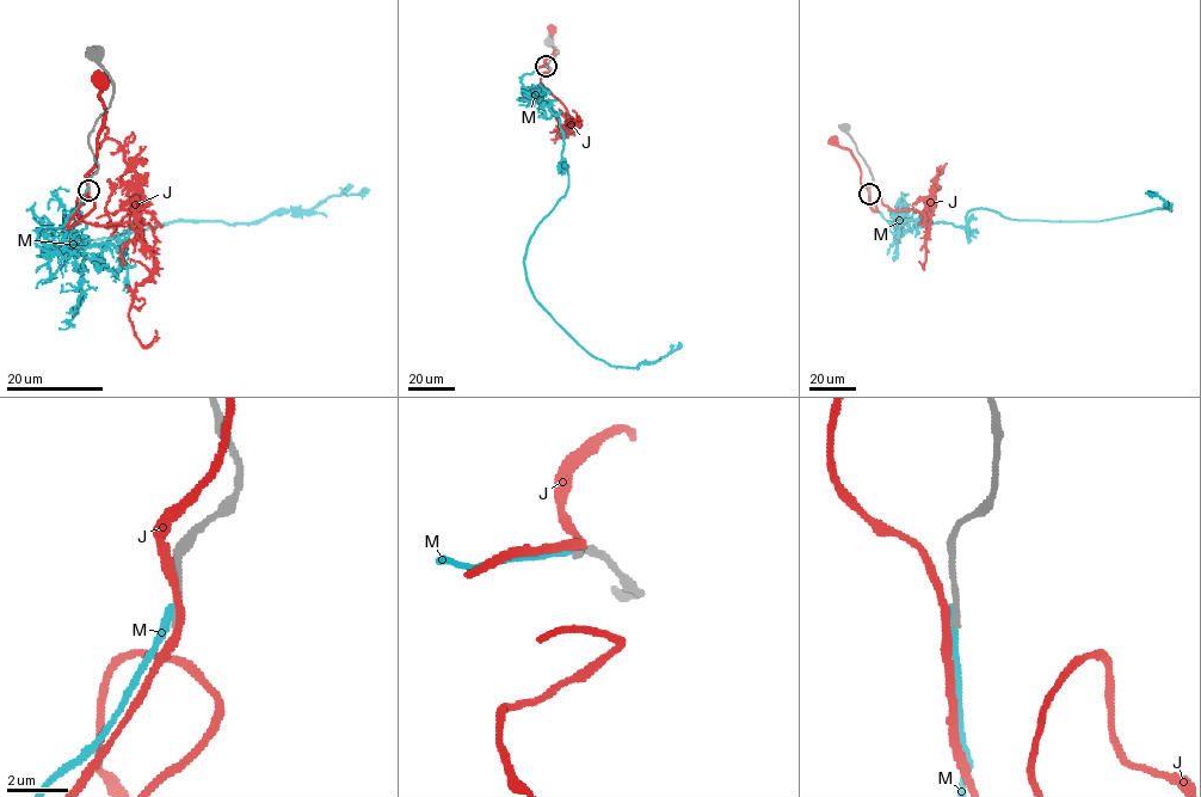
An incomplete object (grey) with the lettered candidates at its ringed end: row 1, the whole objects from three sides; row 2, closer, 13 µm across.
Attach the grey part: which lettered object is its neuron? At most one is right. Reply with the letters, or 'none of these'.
none of these

